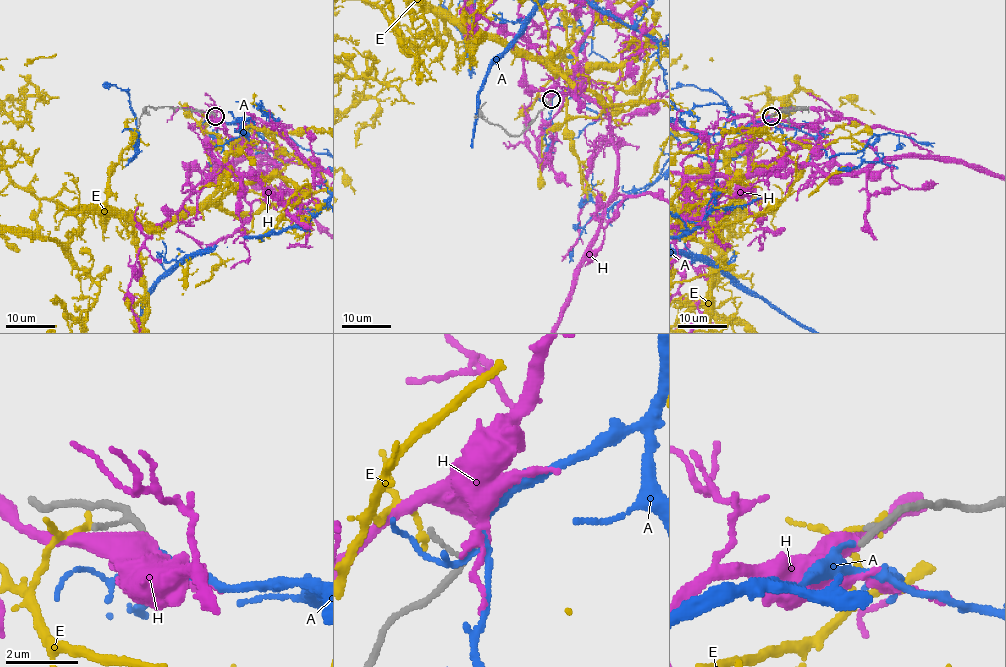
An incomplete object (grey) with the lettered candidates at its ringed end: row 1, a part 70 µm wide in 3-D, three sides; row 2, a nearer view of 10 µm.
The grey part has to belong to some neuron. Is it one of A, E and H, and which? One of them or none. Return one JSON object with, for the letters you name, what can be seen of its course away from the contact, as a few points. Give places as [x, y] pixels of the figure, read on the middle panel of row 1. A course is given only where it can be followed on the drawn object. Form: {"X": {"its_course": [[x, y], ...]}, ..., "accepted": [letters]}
{"accepted": ["A"]}

